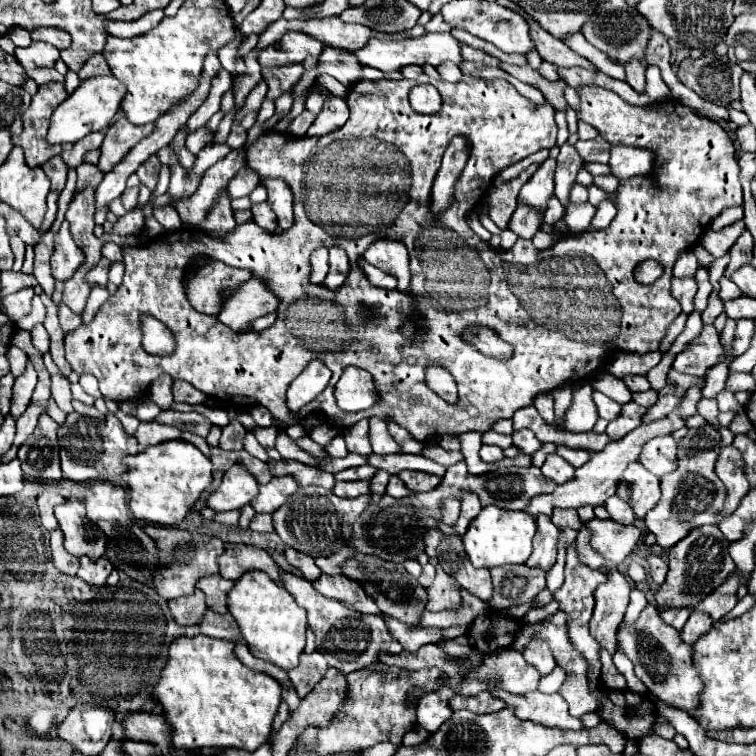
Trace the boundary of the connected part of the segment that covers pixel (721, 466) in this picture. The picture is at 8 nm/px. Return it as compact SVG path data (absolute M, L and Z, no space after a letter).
M724 446L720 450L720 458L716 462L716 474L728 490L726 504L722 510L722 516L728 516L738 508L738 502L750 488L750 484L746 480L746 472L744 472L744 460L742 460L742 454L738 448Z

